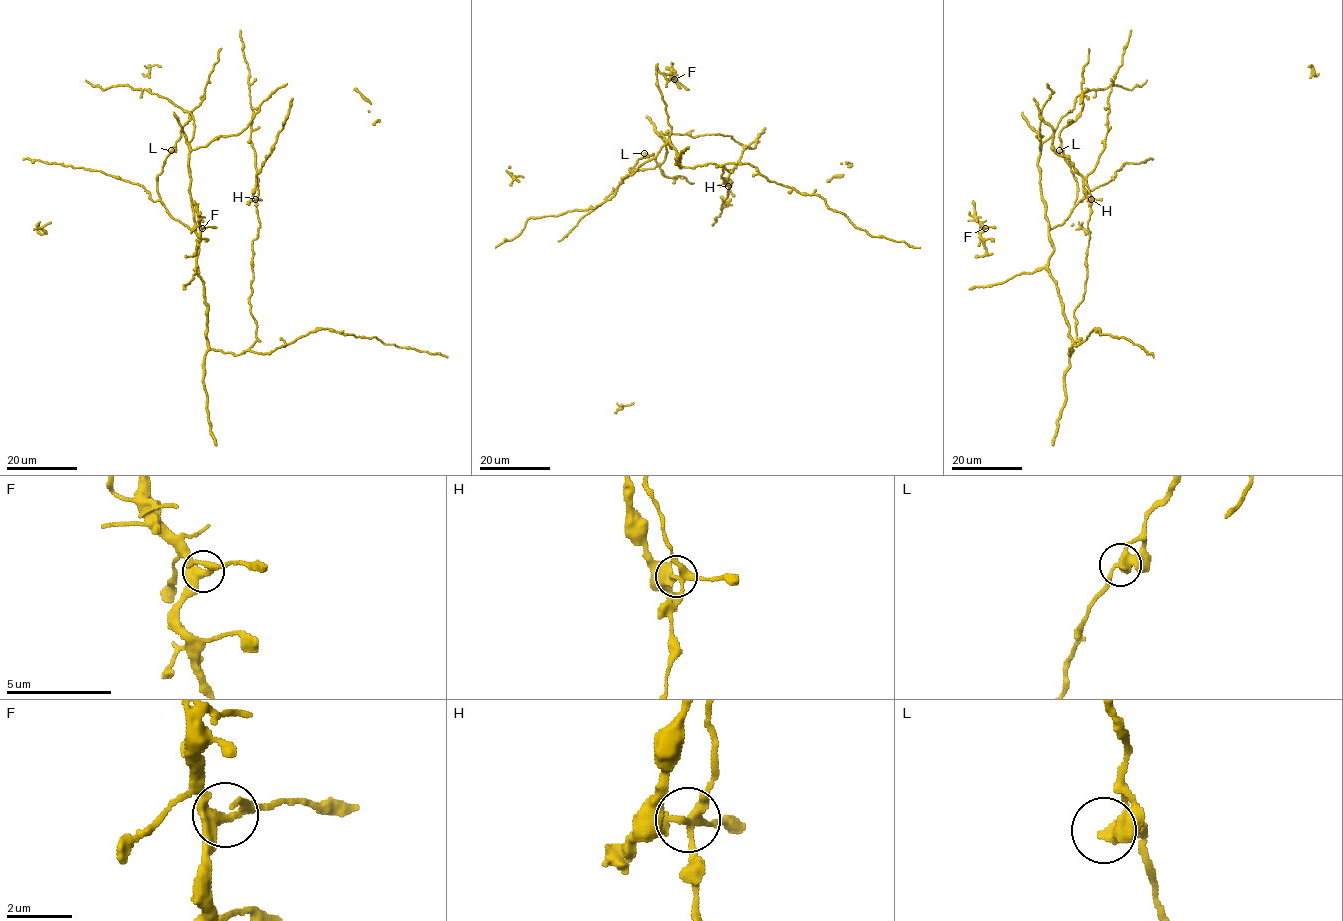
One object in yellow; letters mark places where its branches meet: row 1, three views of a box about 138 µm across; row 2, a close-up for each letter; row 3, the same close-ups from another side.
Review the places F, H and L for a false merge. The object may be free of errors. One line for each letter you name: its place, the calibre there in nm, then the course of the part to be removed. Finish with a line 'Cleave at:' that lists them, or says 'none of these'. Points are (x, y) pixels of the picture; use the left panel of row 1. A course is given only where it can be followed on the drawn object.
H: (255, 199) | 260 nm | (256, 199), (252, 196), (256, 175), (272, 150), (288, 114), (292, 98)
Cleave at: H

